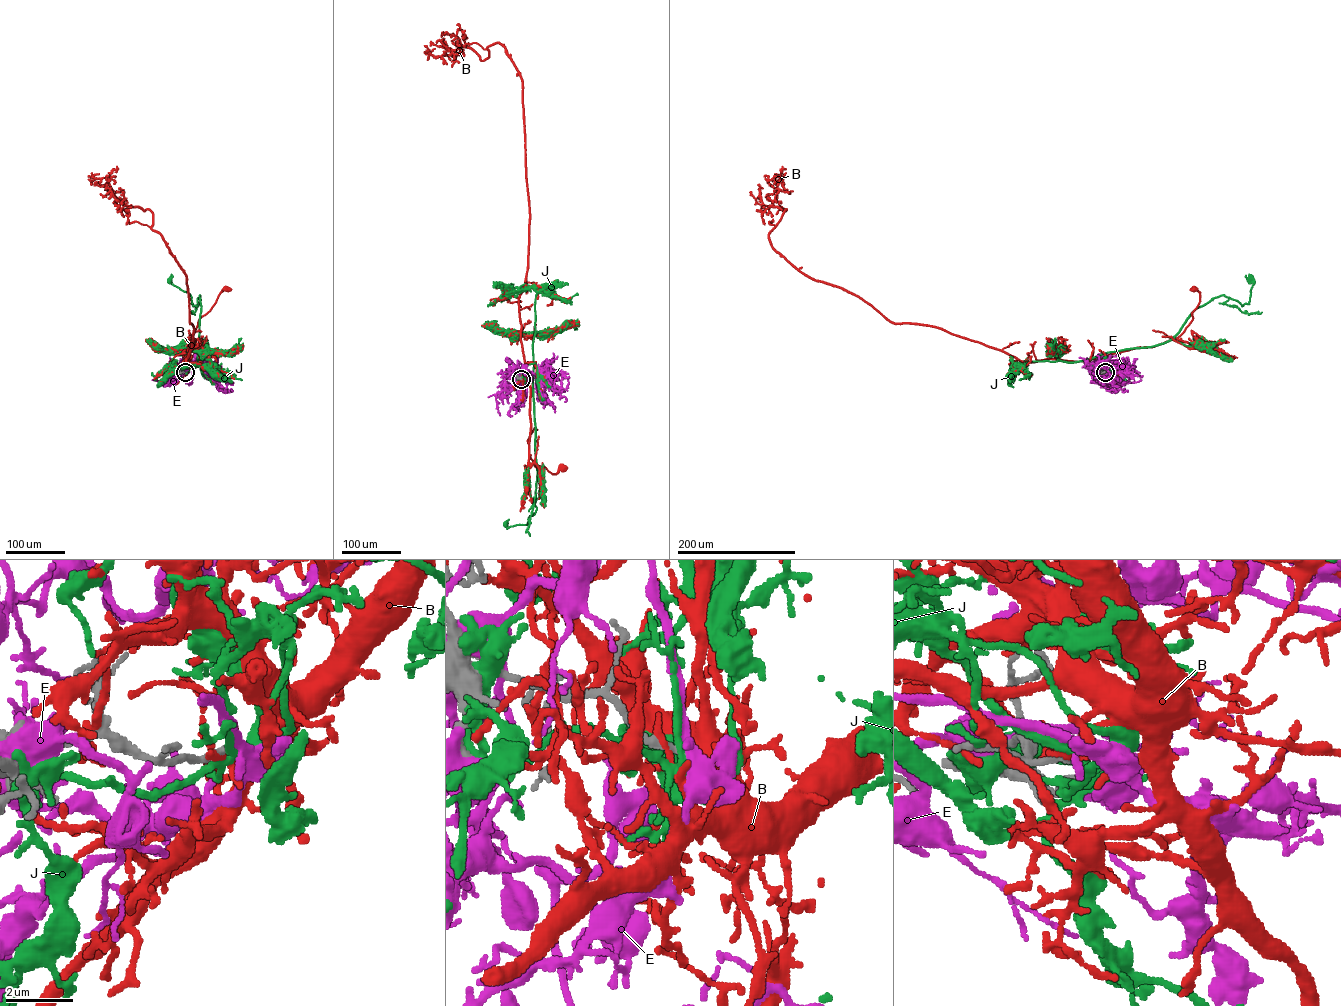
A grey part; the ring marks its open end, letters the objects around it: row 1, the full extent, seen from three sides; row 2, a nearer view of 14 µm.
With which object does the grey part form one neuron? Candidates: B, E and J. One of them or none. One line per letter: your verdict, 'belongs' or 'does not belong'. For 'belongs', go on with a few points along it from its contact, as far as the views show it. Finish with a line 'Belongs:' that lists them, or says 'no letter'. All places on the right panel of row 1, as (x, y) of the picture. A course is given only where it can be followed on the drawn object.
B: does not belong
E: does not belong
J: does not belong
Belongs: no letter

